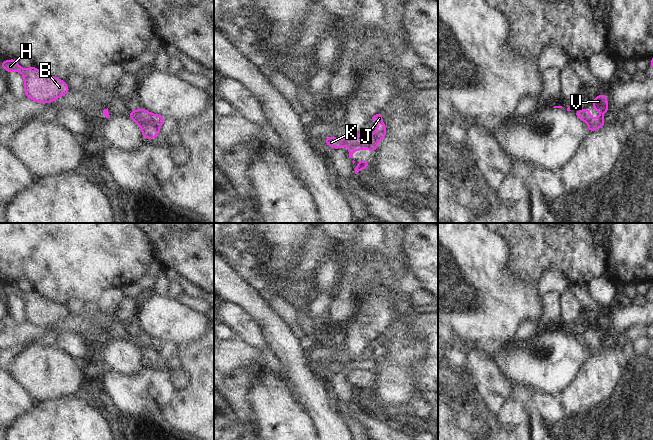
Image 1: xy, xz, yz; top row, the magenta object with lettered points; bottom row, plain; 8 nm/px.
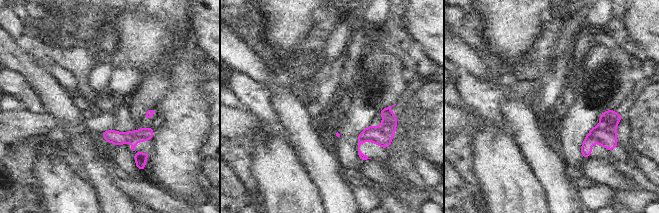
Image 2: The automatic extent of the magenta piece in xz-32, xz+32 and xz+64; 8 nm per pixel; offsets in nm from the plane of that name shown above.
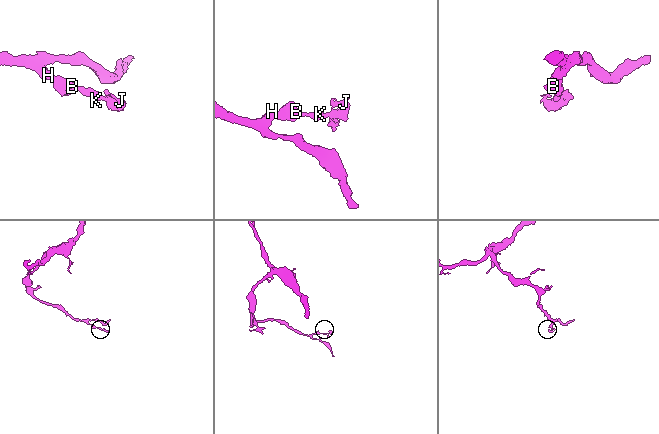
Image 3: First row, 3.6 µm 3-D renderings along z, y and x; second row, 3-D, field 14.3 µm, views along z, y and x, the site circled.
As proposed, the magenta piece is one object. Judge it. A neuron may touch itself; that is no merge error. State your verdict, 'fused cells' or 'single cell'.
single cell

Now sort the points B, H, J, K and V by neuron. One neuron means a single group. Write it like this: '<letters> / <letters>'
B H J K V

